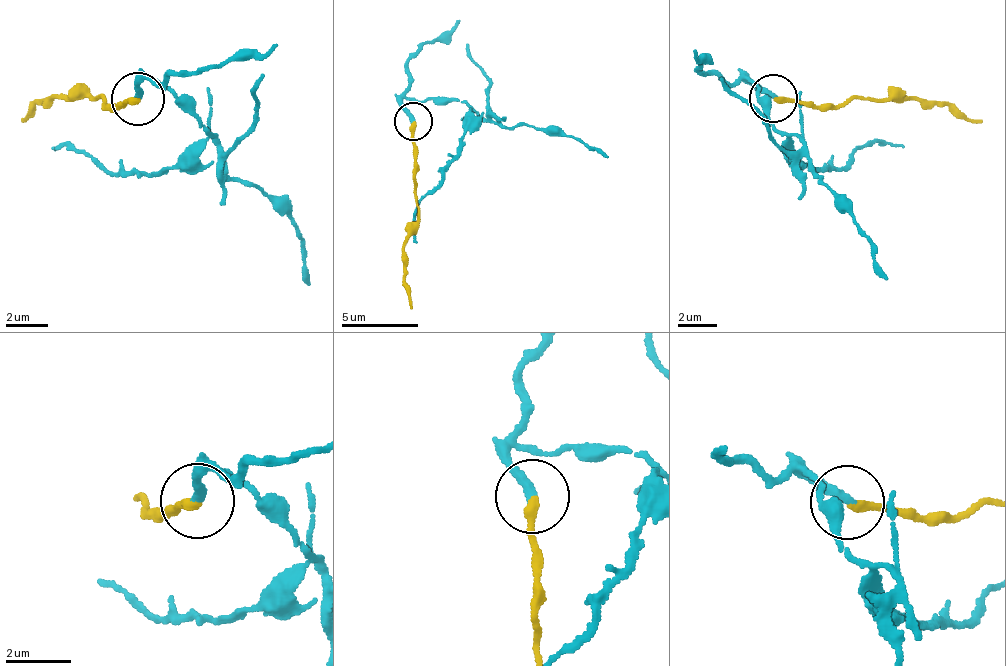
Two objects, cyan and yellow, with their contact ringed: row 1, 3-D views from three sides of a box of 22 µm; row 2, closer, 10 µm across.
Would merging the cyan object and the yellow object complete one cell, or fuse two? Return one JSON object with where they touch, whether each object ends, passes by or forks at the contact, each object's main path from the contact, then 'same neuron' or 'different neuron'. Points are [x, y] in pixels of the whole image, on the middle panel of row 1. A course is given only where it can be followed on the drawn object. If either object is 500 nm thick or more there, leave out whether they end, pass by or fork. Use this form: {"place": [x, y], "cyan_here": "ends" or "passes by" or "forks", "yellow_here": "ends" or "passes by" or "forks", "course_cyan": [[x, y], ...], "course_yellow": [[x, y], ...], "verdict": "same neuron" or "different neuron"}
{"place": [413, 121], "cyan_here": "ends", "yellow_here": "ends", "course_cyan": [[412, 120], [406, 100], [462, 101], [481, 117], [491, 117], [506, 129], [534, 125], [559, 129], [609, 157]], "course_yellow": [[412, 120], [416, 232], [403, 247], [403, 278], [411, 310]], "verdict": "different neuron"}

